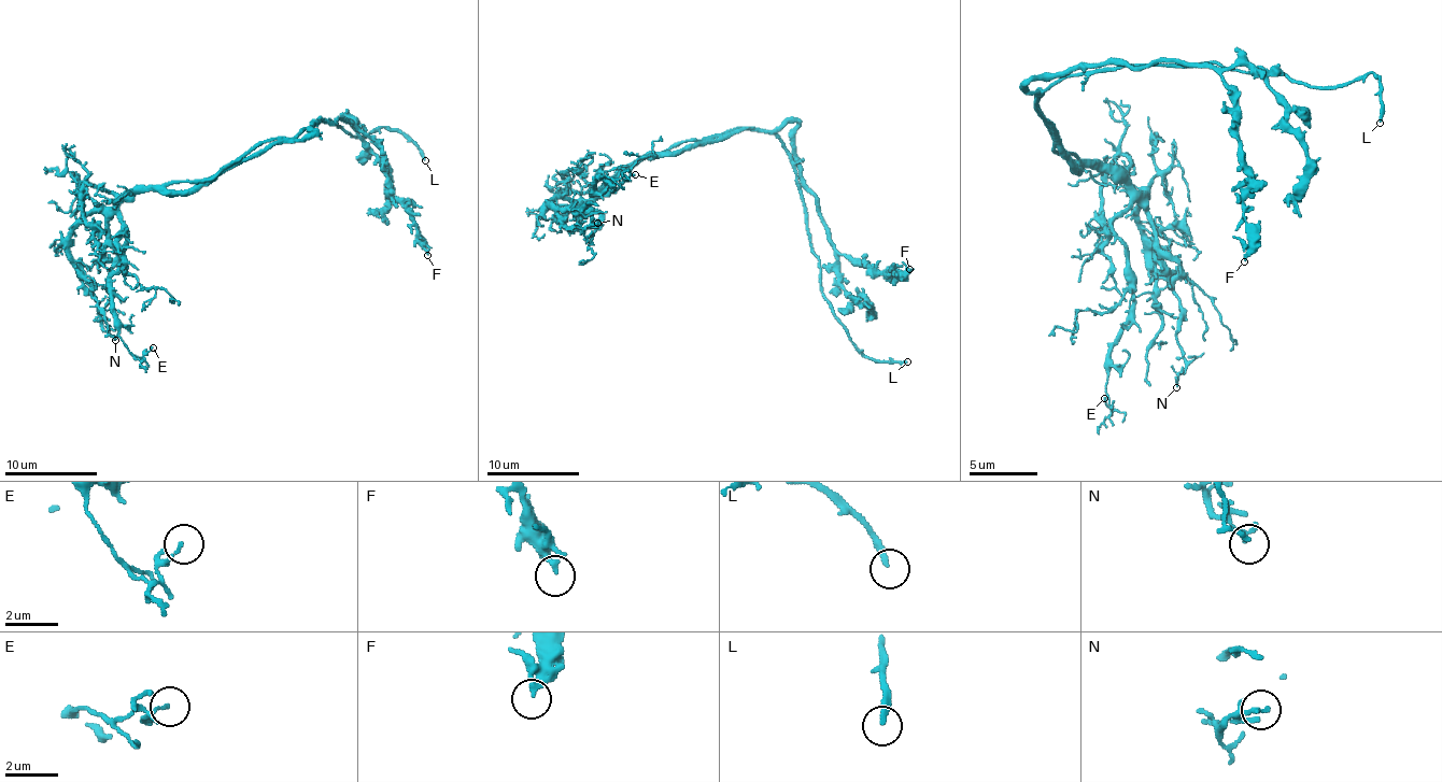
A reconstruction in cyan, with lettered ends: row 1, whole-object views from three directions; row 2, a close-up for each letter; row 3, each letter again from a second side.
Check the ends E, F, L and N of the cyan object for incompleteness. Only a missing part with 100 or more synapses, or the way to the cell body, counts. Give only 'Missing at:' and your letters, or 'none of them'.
Missing at: L

